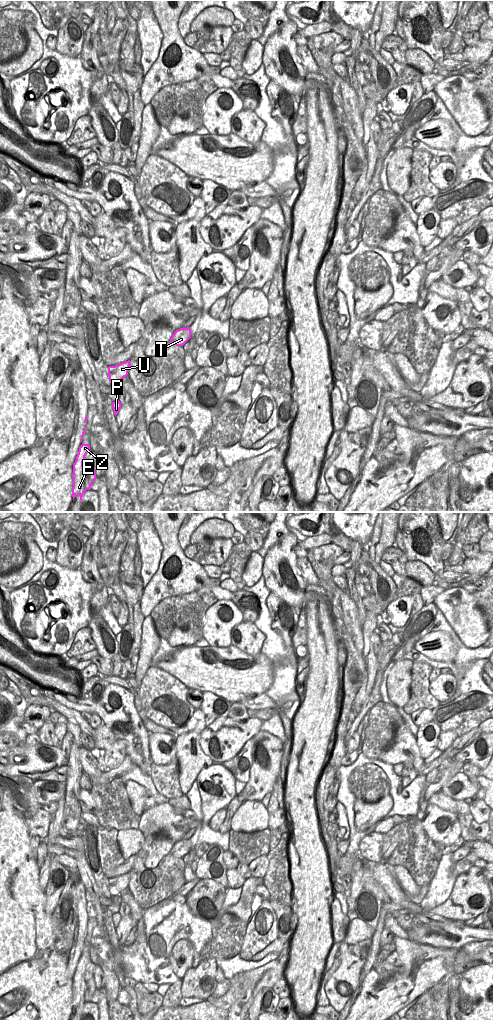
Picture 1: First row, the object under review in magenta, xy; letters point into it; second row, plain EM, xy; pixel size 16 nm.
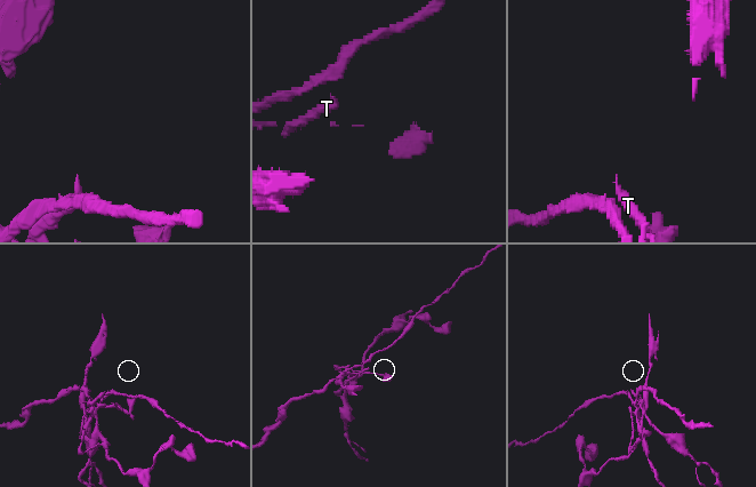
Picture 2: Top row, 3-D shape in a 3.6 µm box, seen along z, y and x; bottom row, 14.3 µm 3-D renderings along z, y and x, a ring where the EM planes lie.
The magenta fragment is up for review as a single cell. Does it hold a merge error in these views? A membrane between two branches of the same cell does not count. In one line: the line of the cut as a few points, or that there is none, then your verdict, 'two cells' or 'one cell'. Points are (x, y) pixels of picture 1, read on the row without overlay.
cut in xy along (112, 878), (115, 884), (123, 889); two cells

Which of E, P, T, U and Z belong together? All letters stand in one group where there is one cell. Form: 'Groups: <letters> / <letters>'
Groups: E P T Z / U.

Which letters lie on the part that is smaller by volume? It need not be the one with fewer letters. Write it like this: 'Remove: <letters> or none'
Remove: U

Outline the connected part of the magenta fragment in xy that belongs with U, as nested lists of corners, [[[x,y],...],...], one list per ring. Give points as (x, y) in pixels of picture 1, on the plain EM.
[[[130,873],[122,874],[118,877],[113,878],[113,880],[116,882],[115,886],[121,886],[122,889],[126,889],[128,887],[129,881],[130,881]]]

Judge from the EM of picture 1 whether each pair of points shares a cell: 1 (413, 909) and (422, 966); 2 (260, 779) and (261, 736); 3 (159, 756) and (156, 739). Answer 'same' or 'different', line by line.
1: different
2: same
3: same

